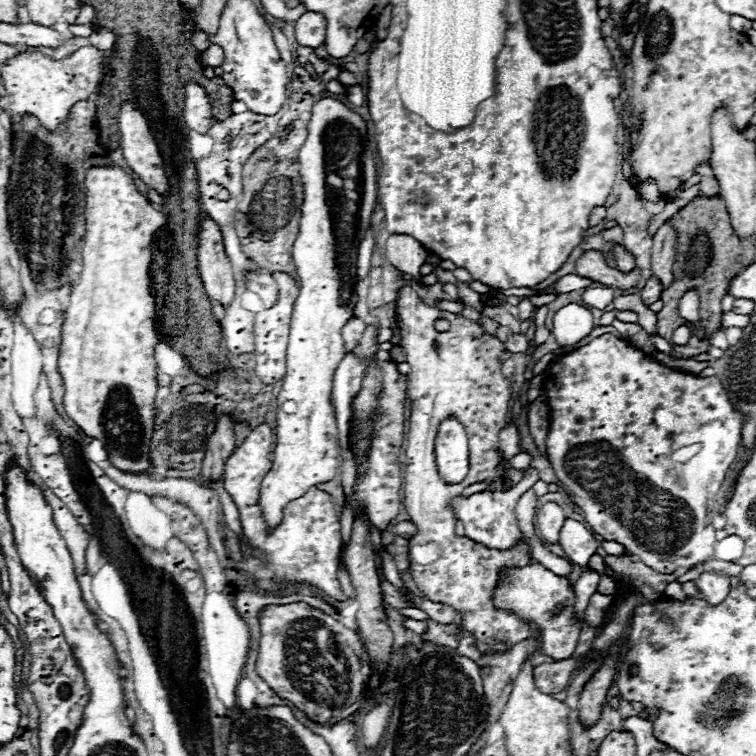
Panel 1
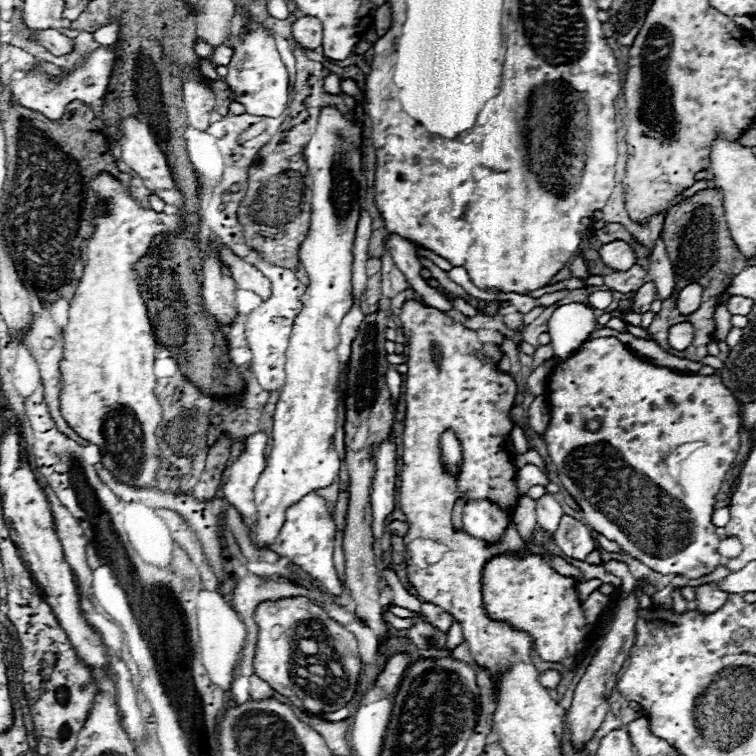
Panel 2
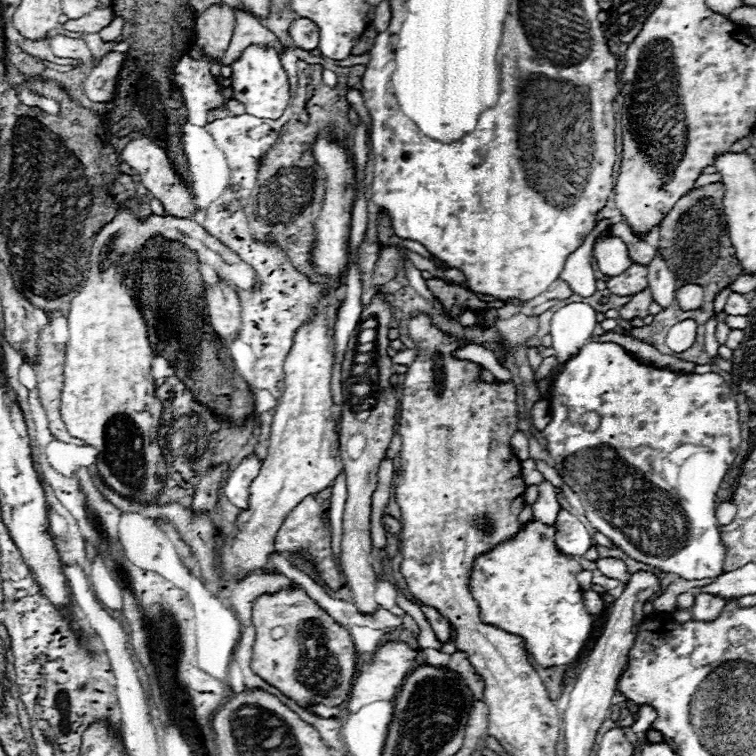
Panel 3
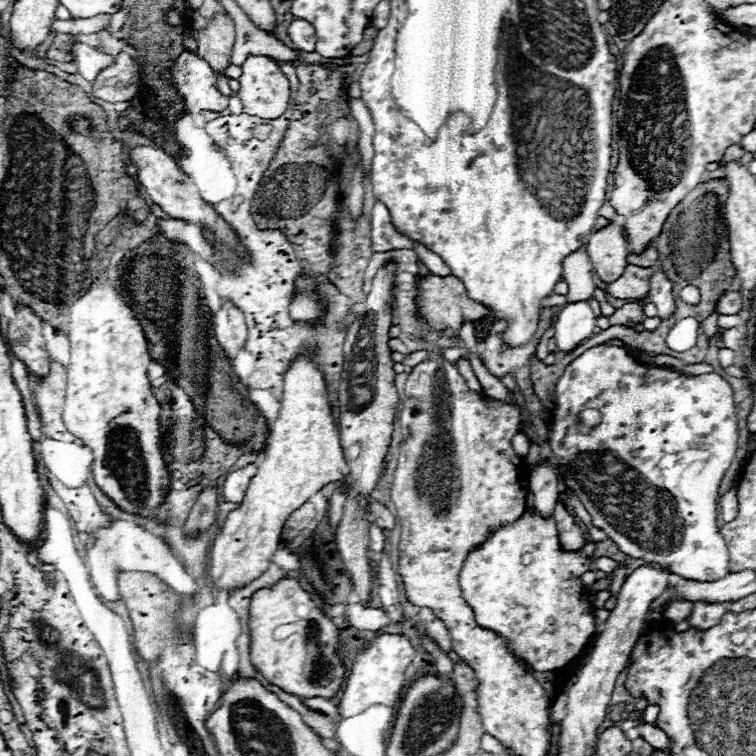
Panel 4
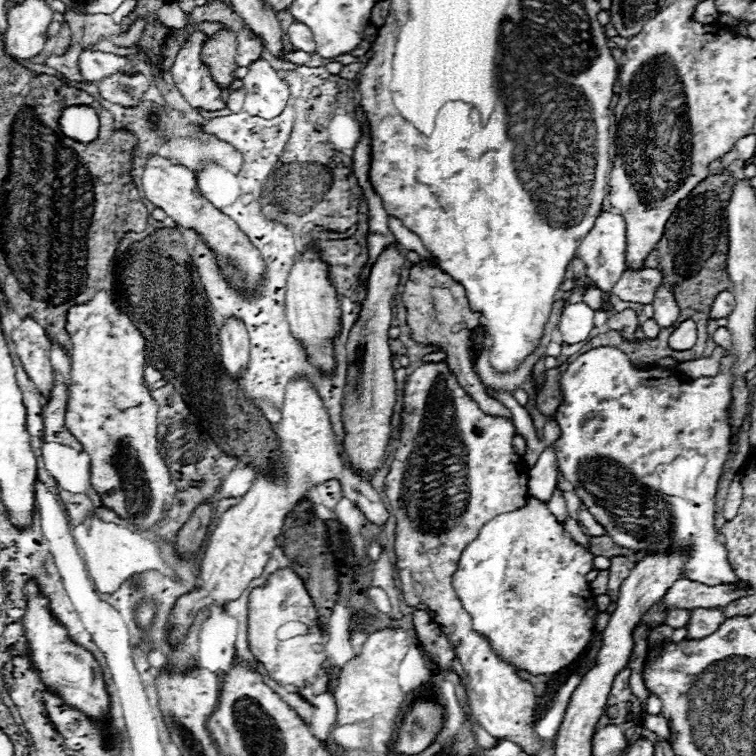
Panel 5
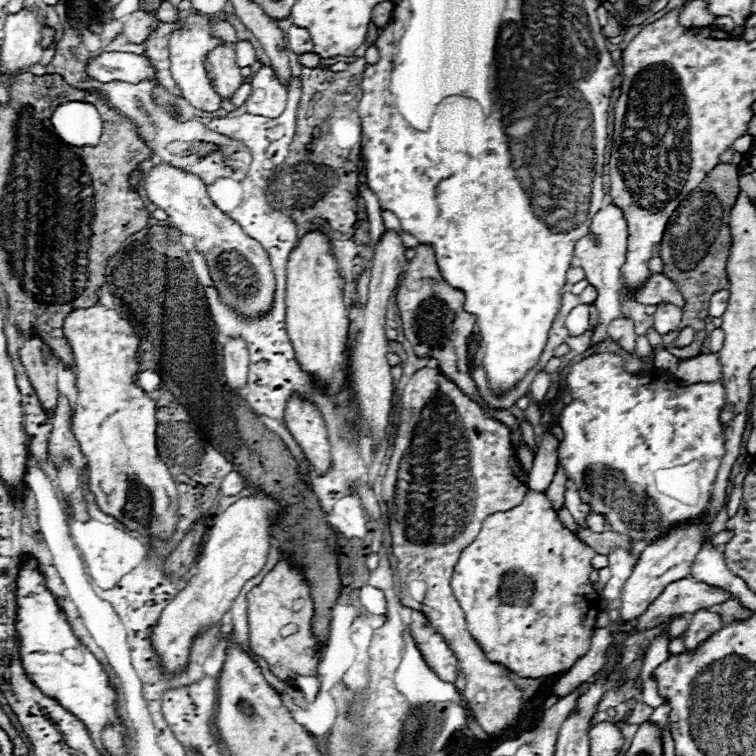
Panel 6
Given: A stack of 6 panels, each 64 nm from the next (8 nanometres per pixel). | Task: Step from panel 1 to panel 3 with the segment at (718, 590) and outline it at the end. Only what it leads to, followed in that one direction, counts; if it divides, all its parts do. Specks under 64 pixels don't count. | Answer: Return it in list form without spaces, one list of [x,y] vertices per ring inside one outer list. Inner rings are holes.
[[[698,592],[696,602],[692,606],[692,618],[694,620],[714,620],[714,618],[718,618],[718,614],[722,612],[724,606],[726,606],[724,598],[706,594],[706,592]]]

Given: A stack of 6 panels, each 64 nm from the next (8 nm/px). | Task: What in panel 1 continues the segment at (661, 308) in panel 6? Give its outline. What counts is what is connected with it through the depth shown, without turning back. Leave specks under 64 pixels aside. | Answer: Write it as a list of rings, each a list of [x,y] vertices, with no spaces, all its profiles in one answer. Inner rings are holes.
[[[666,220],[662,228],[658,228],[652,246],[652,274],[660,278],[664,288],[672,282],[672,264],[674,264],[674,244],[676,244],[676,228],[672,220]]]

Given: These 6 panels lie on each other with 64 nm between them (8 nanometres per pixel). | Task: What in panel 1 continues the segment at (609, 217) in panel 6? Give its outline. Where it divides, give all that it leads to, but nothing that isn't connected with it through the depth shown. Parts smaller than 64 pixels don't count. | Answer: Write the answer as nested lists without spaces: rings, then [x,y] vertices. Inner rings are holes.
[[[618,246],[618,248],[614,250],[614,254],[616,254],[618,270],[622,270],[622,272],[630,272],[630,270],[634,270],[634,258],[626,252],[624,246]]]

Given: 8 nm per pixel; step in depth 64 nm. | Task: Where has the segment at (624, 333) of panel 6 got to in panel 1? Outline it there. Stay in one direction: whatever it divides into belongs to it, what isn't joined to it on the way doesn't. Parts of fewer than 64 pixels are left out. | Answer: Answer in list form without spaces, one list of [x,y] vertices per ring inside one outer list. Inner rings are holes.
[[[656,276],[648,278],[644,290],[640,292],[640,296],[642,296],[642,300],[644,300],[646,306],[650,306],[652,302],[656,302],[660,298],[660,294],[662,294],[662,282]]]

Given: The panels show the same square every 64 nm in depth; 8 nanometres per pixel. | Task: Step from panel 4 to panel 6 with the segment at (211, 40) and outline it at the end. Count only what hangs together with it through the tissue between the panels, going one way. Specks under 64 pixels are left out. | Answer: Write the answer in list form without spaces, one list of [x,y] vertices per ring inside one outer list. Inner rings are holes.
[[[232,42],[218,44],[206,56],[206,70],[212,80],[212,86],[222,98],[230,98],[244,82],[236,64],[236,48]]]

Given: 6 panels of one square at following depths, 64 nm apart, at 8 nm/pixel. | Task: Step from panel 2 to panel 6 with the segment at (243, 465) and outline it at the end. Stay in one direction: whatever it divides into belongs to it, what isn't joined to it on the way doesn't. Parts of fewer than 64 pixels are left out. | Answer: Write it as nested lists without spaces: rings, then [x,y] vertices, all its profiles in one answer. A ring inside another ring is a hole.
[[[234,470],[234,472],[230,472],[230,474],[222,480],[222,484],[220,484],[220,494],[222,494],[222,496],[234,496],[234,494],[242,492],[246,486],[248,486],[246,478],[244,478],[240,472]]]

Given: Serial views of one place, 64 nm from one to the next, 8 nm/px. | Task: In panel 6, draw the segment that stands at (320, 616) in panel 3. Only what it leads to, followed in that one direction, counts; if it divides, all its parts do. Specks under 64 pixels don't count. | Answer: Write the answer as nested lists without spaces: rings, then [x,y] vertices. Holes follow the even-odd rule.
[[[288,560],[278,562],[248,594],[248,630],[250,630],[250,650],[264,658],[270,666],[270,672],[280,680],[296,680],[298,676],[318,676],[320,652],[314,648],[318,640],[312,634],[312,616],[314,604],[310,598],[308,582],[304,576],[292,568]],[[282,630],[294,630],[282,634]]]

